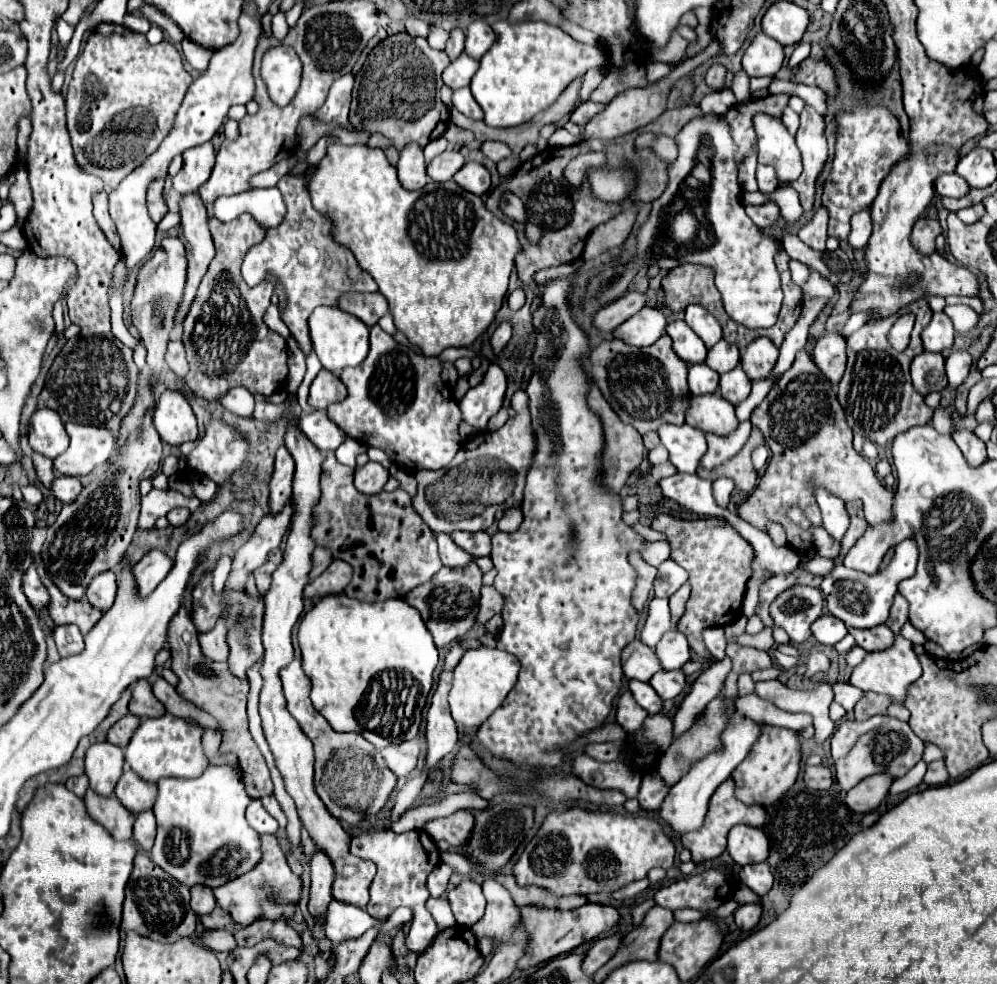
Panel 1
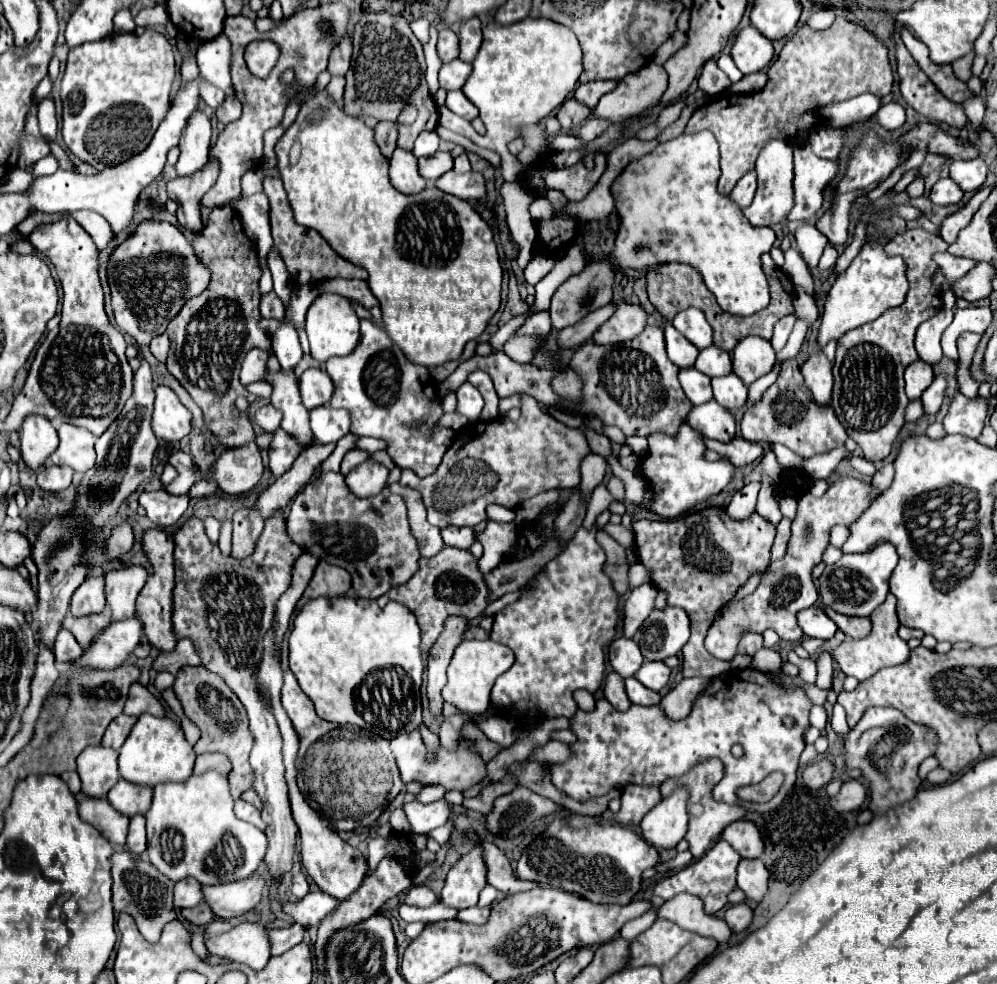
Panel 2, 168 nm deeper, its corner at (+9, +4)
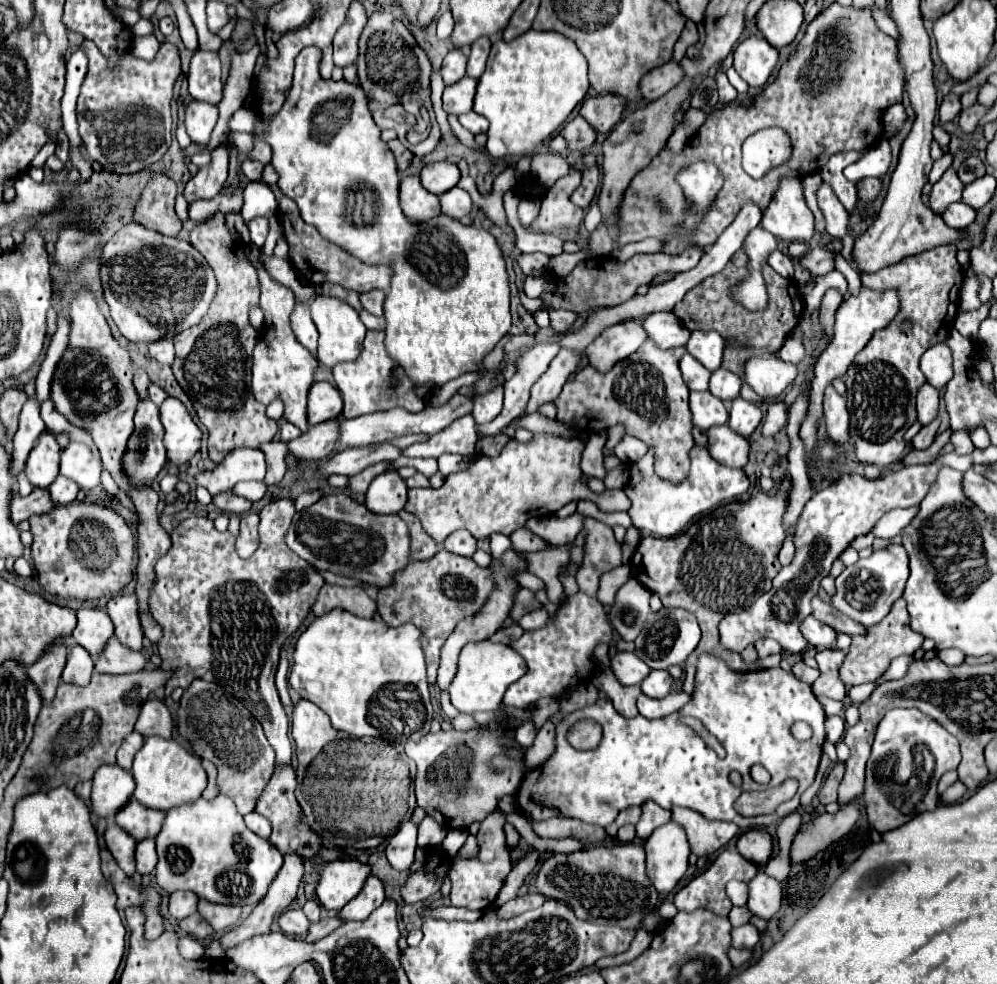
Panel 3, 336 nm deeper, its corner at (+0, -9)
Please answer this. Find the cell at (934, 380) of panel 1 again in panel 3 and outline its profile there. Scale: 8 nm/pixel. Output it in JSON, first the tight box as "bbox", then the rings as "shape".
{"bbox":[917,383,939,425],"shape":[[[925,383],[921,389],[919,389],[919,395],[917,395],[917,421],[921,425],[929,425],[937,413],[939,413],[939,391],[935,387],[931,387],[929,383]]]}

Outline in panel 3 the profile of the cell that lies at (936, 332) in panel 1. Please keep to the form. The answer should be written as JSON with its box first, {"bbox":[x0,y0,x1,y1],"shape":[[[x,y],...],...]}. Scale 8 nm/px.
{"bbox":[921,343,953,389],"shape":[[[943,343],[927,349],[927,353],[923,353],[921,357],[921,371],[929,385],[933,385],[935,389],[943,389],[947,381],[953,377],[951,349]]]}

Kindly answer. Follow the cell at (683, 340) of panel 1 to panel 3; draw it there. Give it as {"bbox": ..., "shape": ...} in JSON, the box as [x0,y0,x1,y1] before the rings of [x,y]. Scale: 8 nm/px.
{"bbox":[681,353,711,391],"shape":[[[689,353],[683,355],[681,359],[681,373],[683,373],[683,381],[691,391],[705,391],[709,387],[709,377],[711,371],[707,371],[695,357],[691,357]]]}

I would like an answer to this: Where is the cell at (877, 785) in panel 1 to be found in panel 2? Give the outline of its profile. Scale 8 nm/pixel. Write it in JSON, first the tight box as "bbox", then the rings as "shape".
{"bbox":[830,780,866,812],"shape":[[[846,780],[840,792],[830,800],[836,812],[852,812],[858,810],[866,800],[866,788],[858,780]]]}

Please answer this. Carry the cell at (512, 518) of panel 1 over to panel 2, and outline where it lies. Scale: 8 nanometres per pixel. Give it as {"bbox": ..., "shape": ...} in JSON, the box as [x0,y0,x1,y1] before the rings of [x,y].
{"bbox":[478,520,516,574],"shape":[[[488,520],[486,530],[478,536],[478,542],[484,546],[484,556],[478,560],[478,568],[486,574],[494,570],[498,564],[504,562],[506,554],[512,552],[512,546],[516,544],[516,524],[502,524]]]}

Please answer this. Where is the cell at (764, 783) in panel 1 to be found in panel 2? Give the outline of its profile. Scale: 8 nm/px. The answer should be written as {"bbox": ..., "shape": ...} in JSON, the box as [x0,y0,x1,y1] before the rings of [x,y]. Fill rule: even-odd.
{"bbox":[552,670,812,812],"shape":[[[728,670],[726,674],[712,678],[708,688],[696,698],[694,708],[688,718],[672,722],[668,720],[658,706],[636,706],[632,704],[626,712],[616,710],[606,698],[596,700],[596,708],[592,712],[578,710],[572,722],[572,732],[578,736],[578,742],[570,746],[574,756],[560,764],[552,766],[552,782],[558,790],[566,792],[574,800],[588,800],[594,796],[602,796],[612,788],[624,788],[628,784],[640,784],[640,786],[660,786],[662,780],[670,776],[682,776],[688,772],[694,764],[700,760],[706,760],[710,756],[716,756],[724,762],[724,778],[714,786],[714,798],[728,804],[744,806],[752,812],[768,812],[774,810],[784,796],[790,792],[790,788],[796,782],[796,770],[798,770],[798,758],[804,750],[804,730],[808,728],[808,712],[812,708],[812,702],[806,698],[806,694],[800,688],[784,686],[772,680],[770,674],[756,672],[756,670]],[[790,716],[794,718],[794,726],[786,726],[782,720]],[[732,744],[740,744],[744,748],[742,758],[734,758],[730,748]],[[770,772],[782,772],[784,782],[780,792],[766,804],[754,804],[744,802],[738,798],[736,790],[742,786],[754,786],[762,782]]]}

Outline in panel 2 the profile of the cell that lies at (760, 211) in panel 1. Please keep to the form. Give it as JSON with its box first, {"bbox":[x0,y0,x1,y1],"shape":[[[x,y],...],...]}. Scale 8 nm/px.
{"bbox":[742,140,794,226],"shape":[[[768,140],[764,148],[758,154],[756,160],[756,172],[758,172],[758,190],[754,196],[754,202],[742,210],[746,220],[752,226],[774,226],[786,218],[786,214],[792,210],[794,196],[792,196],[792,146],[786,140]]]}

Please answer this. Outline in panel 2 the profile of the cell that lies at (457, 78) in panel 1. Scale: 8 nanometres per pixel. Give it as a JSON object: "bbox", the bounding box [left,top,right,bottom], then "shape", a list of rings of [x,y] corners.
{"bbox":[440,58,472,92],"shape":[[[456,58],[448,64],[442,64],[442,68],[440,68],[440,88],[444,88],[446,92],[462,88],[464,82],[468,80],[470,72],[472,72],[472,66],[468,62],[462,62],[460,58]]]}

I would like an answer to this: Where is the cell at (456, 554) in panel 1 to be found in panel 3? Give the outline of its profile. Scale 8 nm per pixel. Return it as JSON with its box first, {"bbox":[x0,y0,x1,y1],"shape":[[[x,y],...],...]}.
{"bbox":[399,511,439,561],"shape":[[[399,511],[399,517],[407,521],[409,525],[409,537],[411,537],[411,559],[415,561],[425,561],[429,557],[433,557],[439,551],[439,545],[435,545],[431,541],[431,537],[425,533],[425,529],[421,527],[421,523],[417,521],[415,515],[407,513],[407,511]]]}

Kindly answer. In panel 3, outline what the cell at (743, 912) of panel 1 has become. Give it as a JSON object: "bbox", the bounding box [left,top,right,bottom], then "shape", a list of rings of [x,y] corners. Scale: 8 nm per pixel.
{"bbox":[731,923,759,949],"shape":[[[751,923],[735,927],[731,931],[731,935],[733,935],[733,947],[735,949],[753,949],[759,941],[759,931]]]}

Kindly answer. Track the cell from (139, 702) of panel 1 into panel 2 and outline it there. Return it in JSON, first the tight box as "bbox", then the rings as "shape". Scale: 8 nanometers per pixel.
{"bbox":[124,682,164,716],"shape":[[[134,682],[124,706],[124,714],[128,716],[140,716],[140,714],[152,714],[152,716],[164,716],[164,706],[160,704],[160,700],[156,696],[152,696],[148,692],[146,686],[142,686],[140,682]]]}

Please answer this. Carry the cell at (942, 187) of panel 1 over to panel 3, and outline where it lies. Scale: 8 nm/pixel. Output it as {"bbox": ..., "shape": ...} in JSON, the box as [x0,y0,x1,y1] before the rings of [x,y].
{"bbox":[943,201,977,229],"shape":[[[963,201],[951,203],[945,209],[945,213],[943,213],[943,221],[949,227],[953,227],[953,229],[965,229],[965,227],[969,227],[975,221],[975,217],[977,217],[977,211],[973,207],[969,207],[969,205],[965,205]]]}

